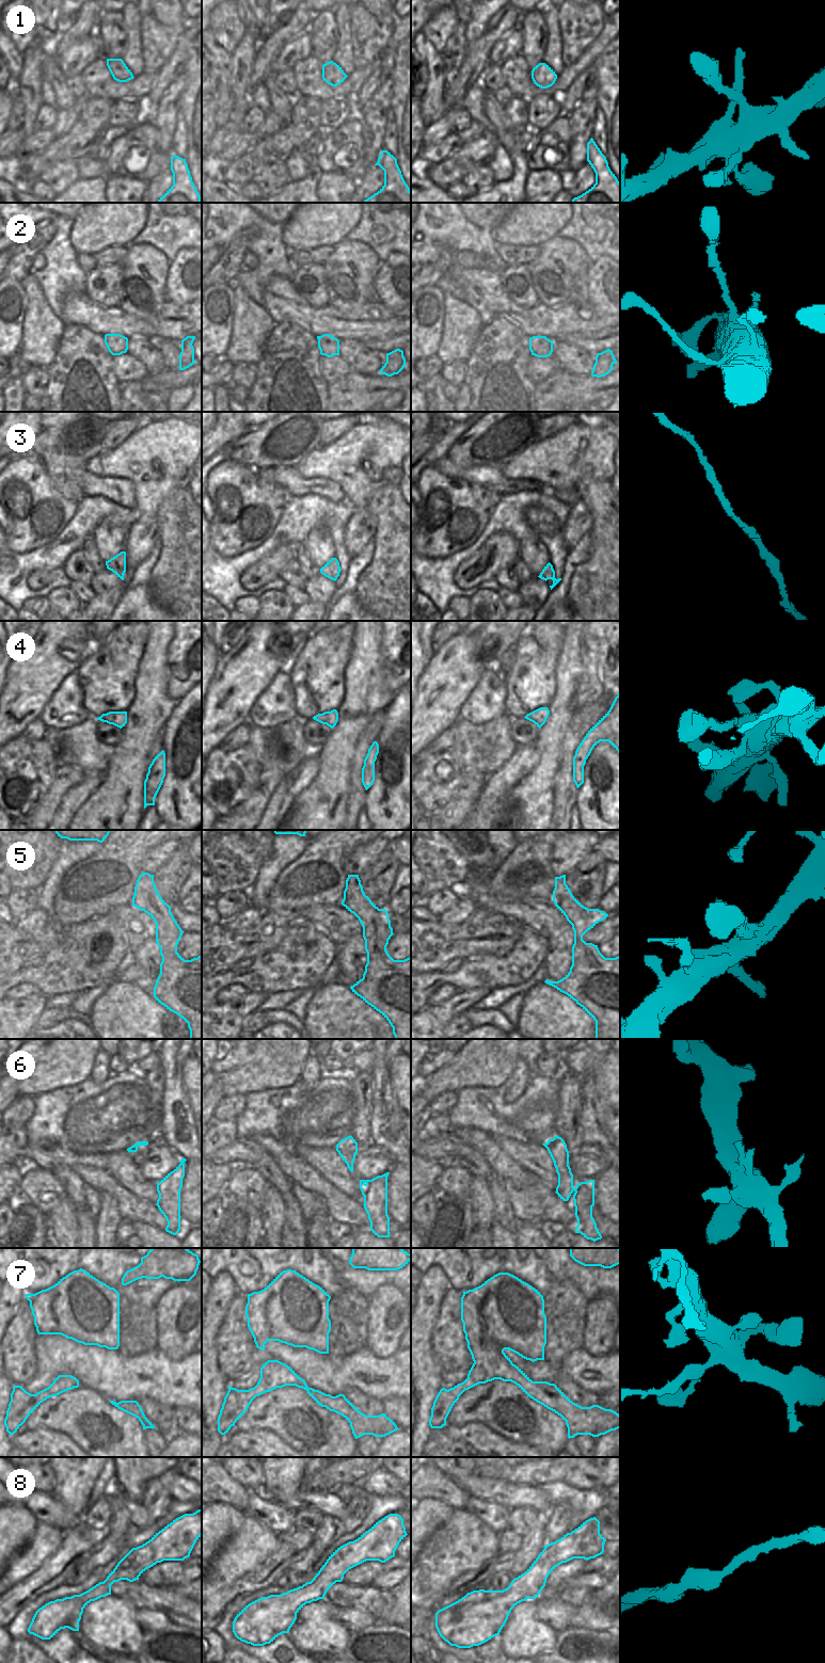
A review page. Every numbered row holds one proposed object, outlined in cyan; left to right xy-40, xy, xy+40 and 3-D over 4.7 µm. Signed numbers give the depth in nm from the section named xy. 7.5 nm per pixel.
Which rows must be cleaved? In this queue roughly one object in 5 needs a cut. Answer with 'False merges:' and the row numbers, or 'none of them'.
False merges: 7.

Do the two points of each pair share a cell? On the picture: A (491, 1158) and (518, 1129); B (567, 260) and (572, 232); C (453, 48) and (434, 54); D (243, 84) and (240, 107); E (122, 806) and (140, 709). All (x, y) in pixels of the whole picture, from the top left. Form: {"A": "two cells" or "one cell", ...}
{"A": "two cells", "B": "two cells", "C": "two cells", "D": "one cell", "E": "one cell"}

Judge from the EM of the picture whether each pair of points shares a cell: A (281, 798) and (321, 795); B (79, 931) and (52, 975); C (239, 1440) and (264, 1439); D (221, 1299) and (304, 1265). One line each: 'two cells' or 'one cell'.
A: two cells
B: one cell
C: one cell
D: two cells

